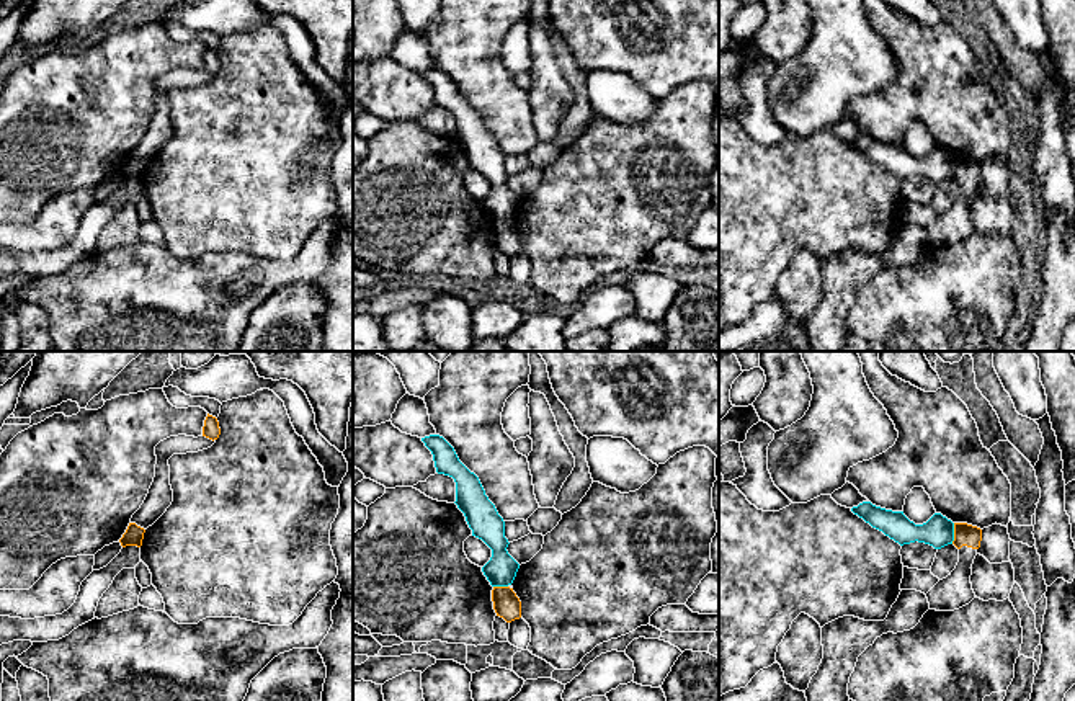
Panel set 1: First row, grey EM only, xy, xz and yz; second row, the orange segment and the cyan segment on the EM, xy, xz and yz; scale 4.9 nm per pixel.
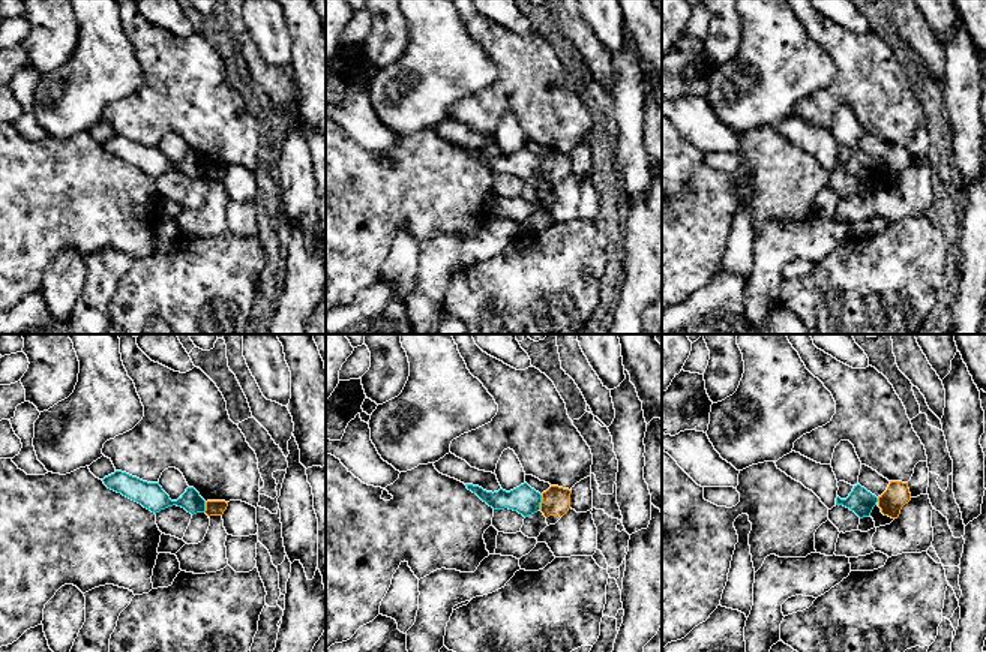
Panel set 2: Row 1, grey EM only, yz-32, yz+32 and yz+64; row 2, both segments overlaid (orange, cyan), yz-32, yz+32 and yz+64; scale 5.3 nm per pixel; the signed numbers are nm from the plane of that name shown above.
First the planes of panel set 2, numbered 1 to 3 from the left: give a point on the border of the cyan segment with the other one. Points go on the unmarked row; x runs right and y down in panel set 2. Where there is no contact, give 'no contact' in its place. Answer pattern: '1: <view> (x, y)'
1: yz-32 (206, 171)
2: yz+32 (541, 167)
3: yz+64 (878, 164)

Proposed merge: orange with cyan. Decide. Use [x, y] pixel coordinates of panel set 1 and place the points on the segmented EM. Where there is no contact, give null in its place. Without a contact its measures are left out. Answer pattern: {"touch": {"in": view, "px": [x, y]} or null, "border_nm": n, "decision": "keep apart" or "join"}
{"touch": {"in": "yz", "px": [954, 533]}, "border_nm": 110, "decision": "keep apart"}

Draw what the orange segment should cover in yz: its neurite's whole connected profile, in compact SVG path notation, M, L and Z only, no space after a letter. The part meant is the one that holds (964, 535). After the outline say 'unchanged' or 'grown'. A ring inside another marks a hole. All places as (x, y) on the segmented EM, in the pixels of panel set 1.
M954 523L952 544L959 549L959 562L946 578L939 580L926 593L930 609L954 611L969 605L975 598L970 575L980 541L980 528L967 523Z; grown

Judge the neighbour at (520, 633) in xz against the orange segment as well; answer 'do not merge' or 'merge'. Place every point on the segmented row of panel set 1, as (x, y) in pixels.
do not merge

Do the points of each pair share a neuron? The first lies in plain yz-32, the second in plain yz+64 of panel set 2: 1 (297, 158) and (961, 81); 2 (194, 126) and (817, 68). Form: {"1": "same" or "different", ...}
{"1": "same", "2": "different"}

